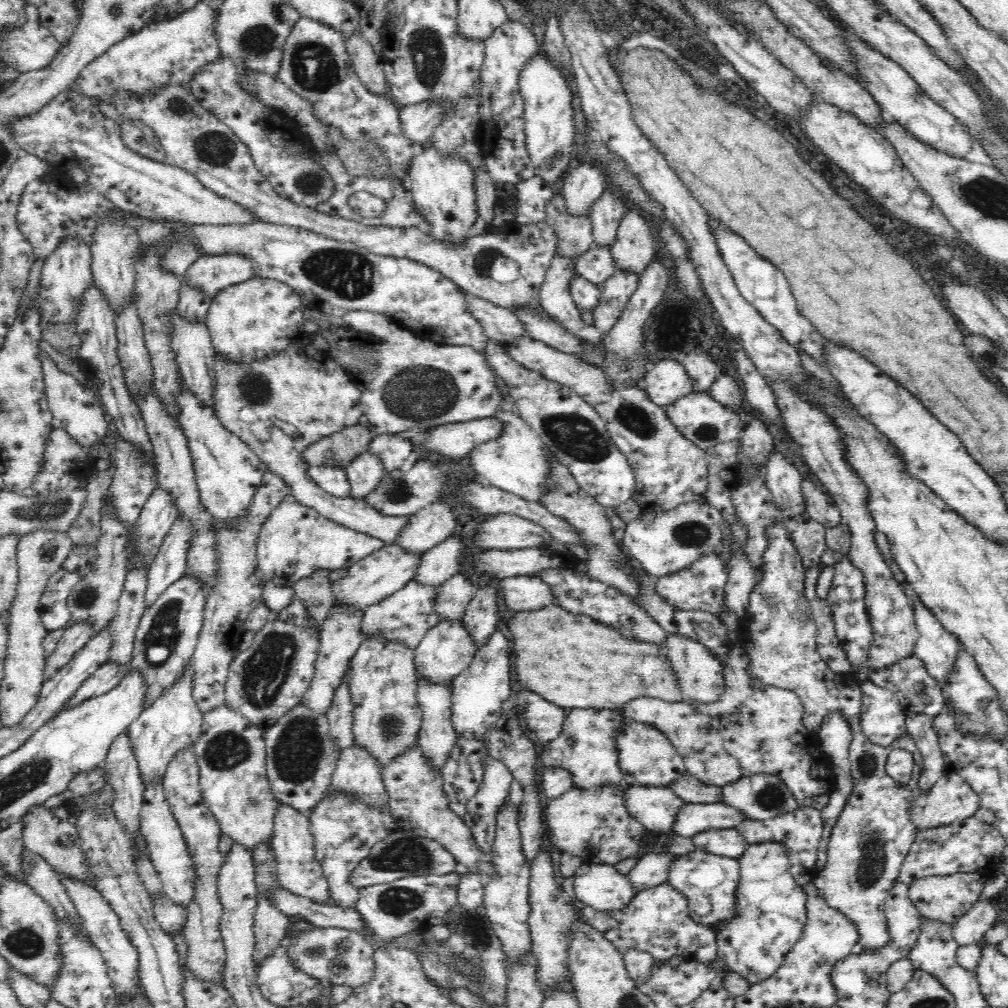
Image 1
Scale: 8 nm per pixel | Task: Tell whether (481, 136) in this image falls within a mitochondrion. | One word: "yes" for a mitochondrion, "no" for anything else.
no

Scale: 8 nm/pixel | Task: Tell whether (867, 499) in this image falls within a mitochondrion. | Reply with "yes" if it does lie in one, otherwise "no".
no

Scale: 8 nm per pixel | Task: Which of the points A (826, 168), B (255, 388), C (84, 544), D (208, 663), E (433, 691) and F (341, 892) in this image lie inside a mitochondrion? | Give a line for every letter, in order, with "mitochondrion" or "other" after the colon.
A: other
B: mitochondrion
C: other
D: other
E: other
F: other

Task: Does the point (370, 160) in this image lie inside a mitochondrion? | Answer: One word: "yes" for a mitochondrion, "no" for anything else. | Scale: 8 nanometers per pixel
yes

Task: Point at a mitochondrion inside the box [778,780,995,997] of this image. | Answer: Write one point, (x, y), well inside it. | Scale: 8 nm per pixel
(872, 865)

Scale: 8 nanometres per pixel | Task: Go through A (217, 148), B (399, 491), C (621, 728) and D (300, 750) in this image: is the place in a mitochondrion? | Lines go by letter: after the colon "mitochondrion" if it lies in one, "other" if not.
A: mitochondrion
B: mitochondrion
C: other
D: mitochondrion

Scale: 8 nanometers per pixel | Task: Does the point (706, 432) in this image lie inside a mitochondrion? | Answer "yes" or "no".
yes

